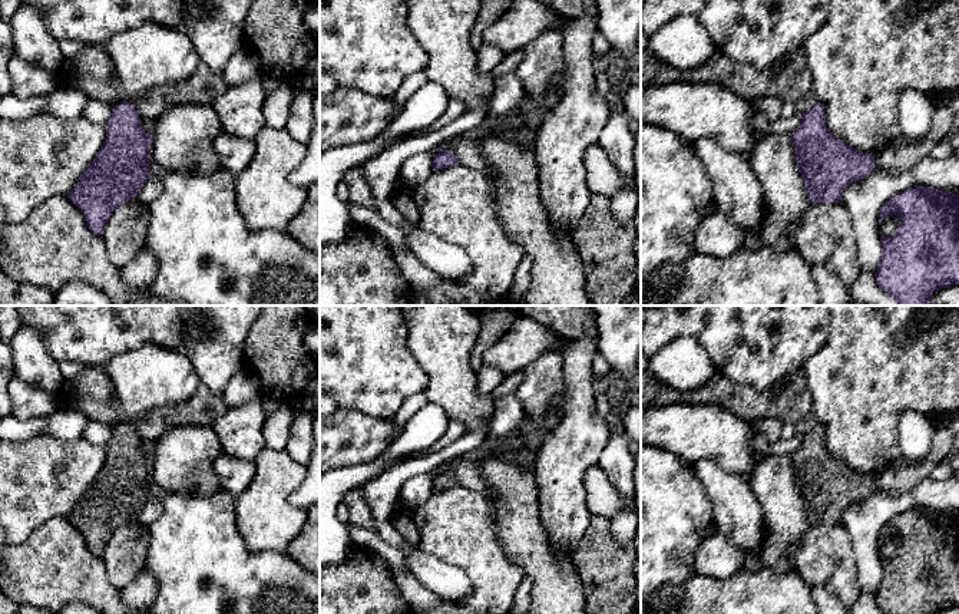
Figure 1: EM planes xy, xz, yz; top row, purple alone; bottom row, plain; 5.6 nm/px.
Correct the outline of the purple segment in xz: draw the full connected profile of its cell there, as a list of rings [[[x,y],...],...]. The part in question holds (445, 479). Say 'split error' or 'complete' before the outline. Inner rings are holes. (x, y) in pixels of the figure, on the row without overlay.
complete | [[[442,471],[439,475],[436,475],[434,481],[433,481],[433,492],[434,491],[443,491],[447,488],[457,488],[459,482],[456,479],[456,476],[449,472],[449,471]]]

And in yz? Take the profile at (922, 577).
complete | [[[917,508],[890,519],[880,529],[879,544],[897,537],[902,544],[896,554],[882,559],[882,582],[874,594],[876,604],[886,614],[936,614],[959,607],[959,516]]]

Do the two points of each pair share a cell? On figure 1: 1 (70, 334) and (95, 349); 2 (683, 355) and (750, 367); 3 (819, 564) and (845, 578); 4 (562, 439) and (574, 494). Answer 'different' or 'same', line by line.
1: same
2: different
3: same
4: same

